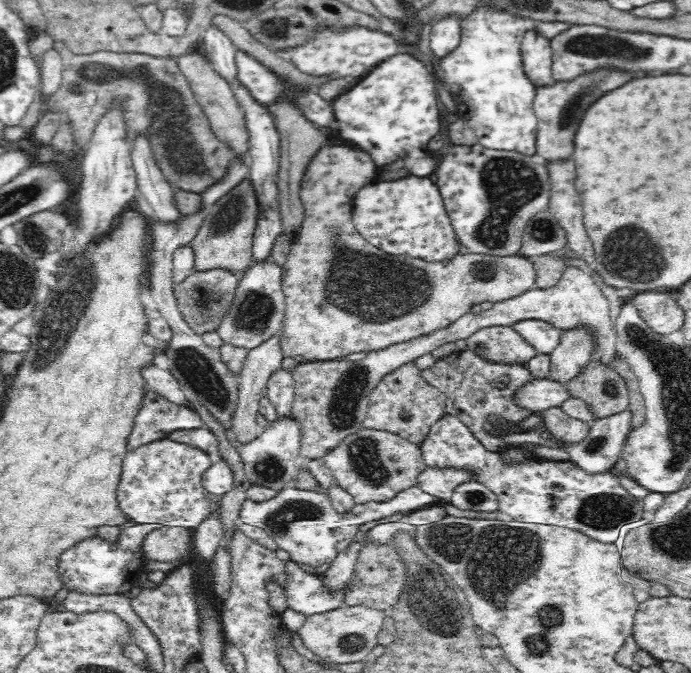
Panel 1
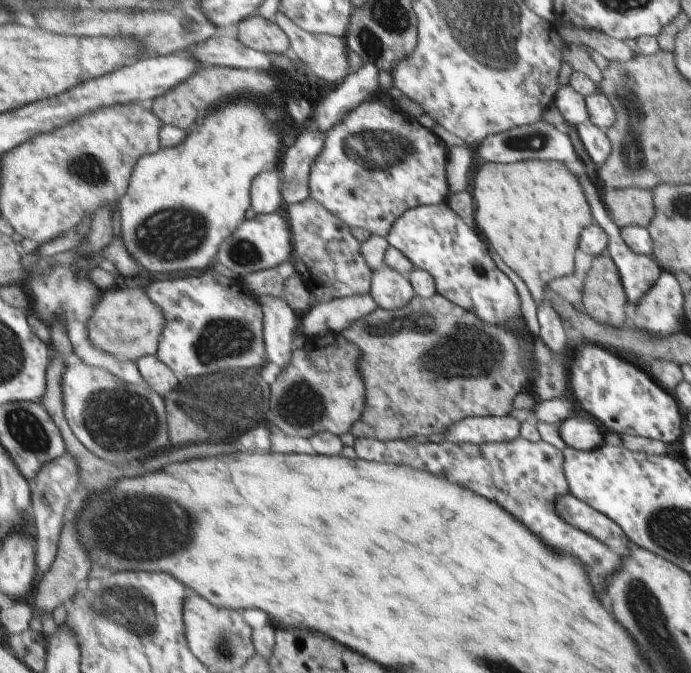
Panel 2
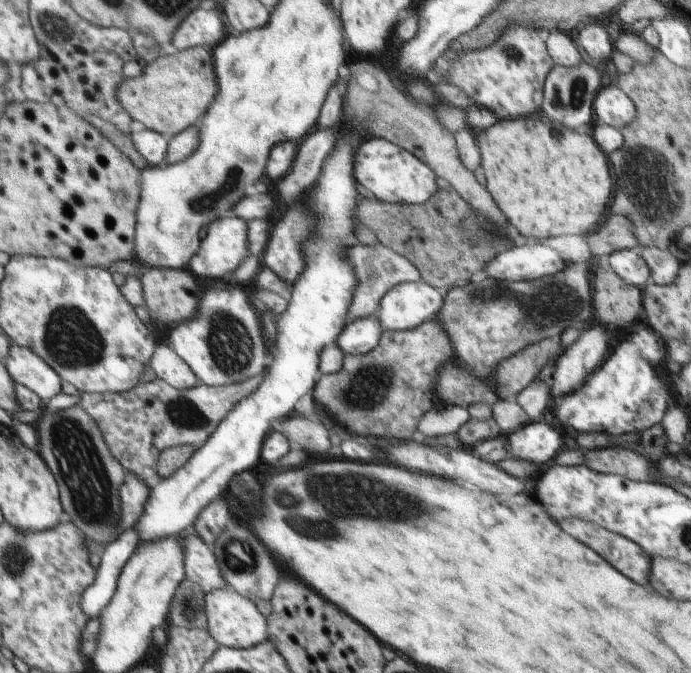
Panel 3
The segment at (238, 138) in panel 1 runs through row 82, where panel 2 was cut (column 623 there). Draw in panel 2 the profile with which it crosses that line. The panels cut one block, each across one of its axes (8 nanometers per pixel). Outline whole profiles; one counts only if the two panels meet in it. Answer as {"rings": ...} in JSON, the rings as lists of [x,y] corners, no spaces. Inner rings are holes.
{"rings":[[[605,189],[603,202],[615,226],[640,226],[645,228],[653,218],[654,204],[650,190]]]}

